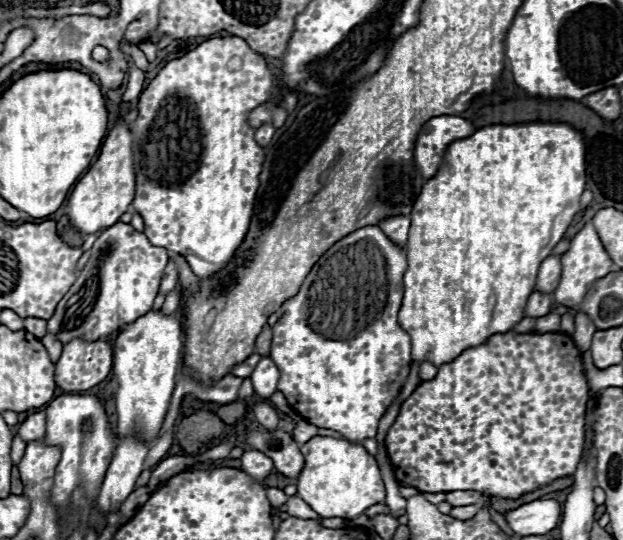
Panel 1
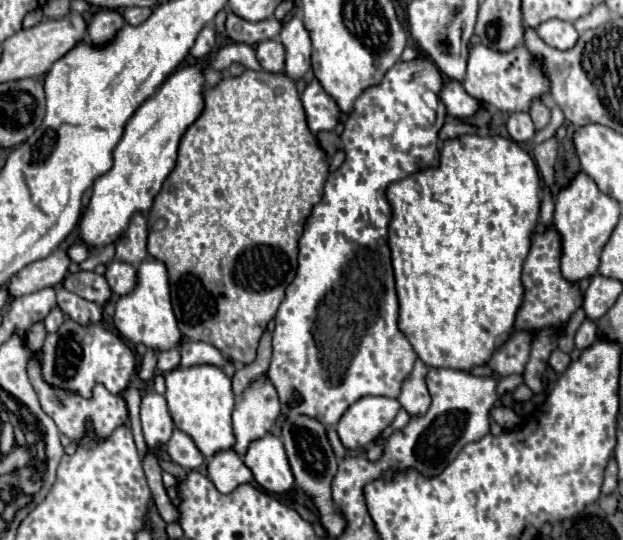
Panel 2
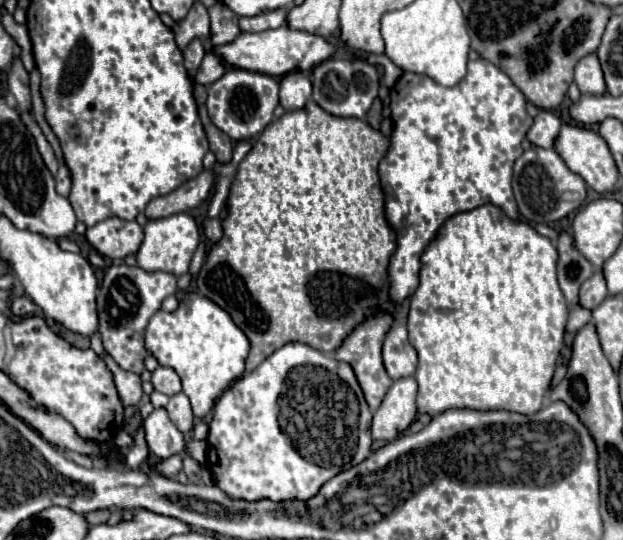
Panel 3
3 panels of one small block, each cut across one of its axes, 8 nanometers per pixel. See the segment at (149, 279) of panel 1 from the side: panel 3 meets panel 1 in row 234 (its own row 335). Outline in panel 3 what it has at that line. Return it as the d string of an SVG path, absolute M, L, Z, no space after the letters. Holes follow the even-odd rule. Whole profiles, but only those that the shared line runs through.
M110 266L104 274L102 286L96 292L98 308L98 334L104 348L116 360L122 370L142 374L144 358L150 356L150 350L144 344L144 332L150 316L160 310L166 296L176 294L176 276L166 272L144 272L138 266Z

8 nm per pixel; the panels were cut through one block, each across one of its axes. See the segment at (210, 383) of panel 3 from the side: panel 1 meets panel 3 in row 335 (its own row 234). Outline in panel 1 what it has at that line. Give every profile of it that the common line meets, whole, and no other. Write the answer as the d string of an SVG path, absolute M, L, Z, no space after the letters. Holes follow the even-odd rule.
M228 36L228 38L210 38L206 42L202 42L198 48L190 50L188 54L184 54L182 58L174 58L170 62L164 64L164 68L156 74L156 78L146 86L146 90L140 94L138 100L138 118L134 120L134 124L130 126L132 132L132 152L134 152L134 170L136 170L136 196L132 202L132 208L144 218L144 234L148 236L150 244L154 246L162 246L166 250L172 250L176 254L182 254L186 258L186 262L190 264L192 272L196 276L212 276L214 272L218 272L218 268L222 268L222 264L226 264L226 260L230 260L230 256L234 256L238 244L242 242L246 228L250 224L250 216L252 216L252 208L254 208L254 198L256 198L256 190L258 190L258 174L262 170L262 162L264 162L264 148L256 144L254 140L254 130L248 124L248 114L258 108L260 104L268 102L272 96L272 86L274 86L274 78L272 72L266 64L266 58L256 54L254 50L250 50L250 46L238 38L238 36Z

